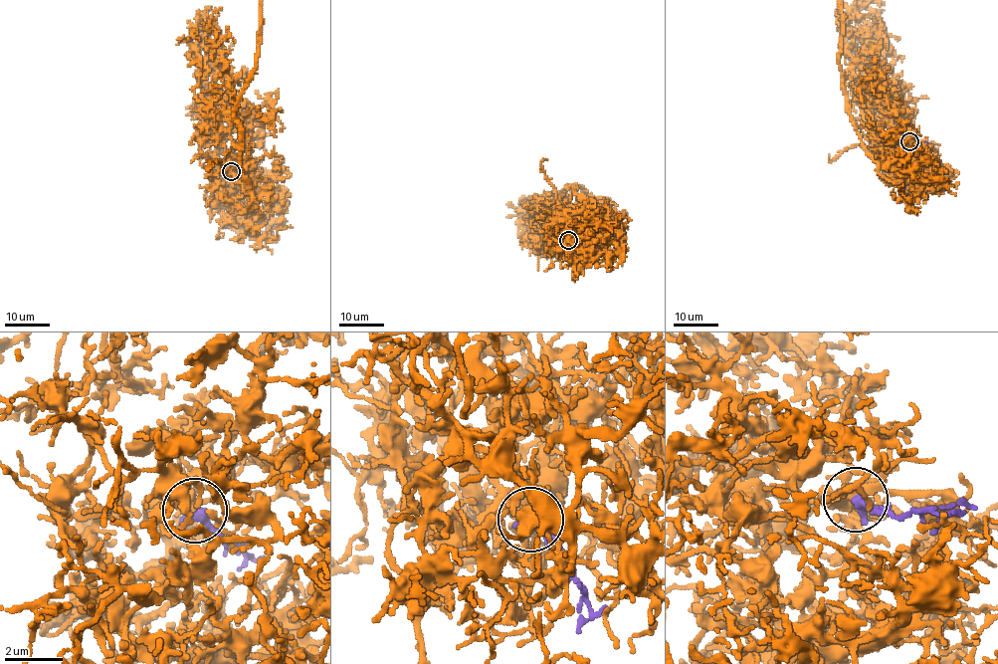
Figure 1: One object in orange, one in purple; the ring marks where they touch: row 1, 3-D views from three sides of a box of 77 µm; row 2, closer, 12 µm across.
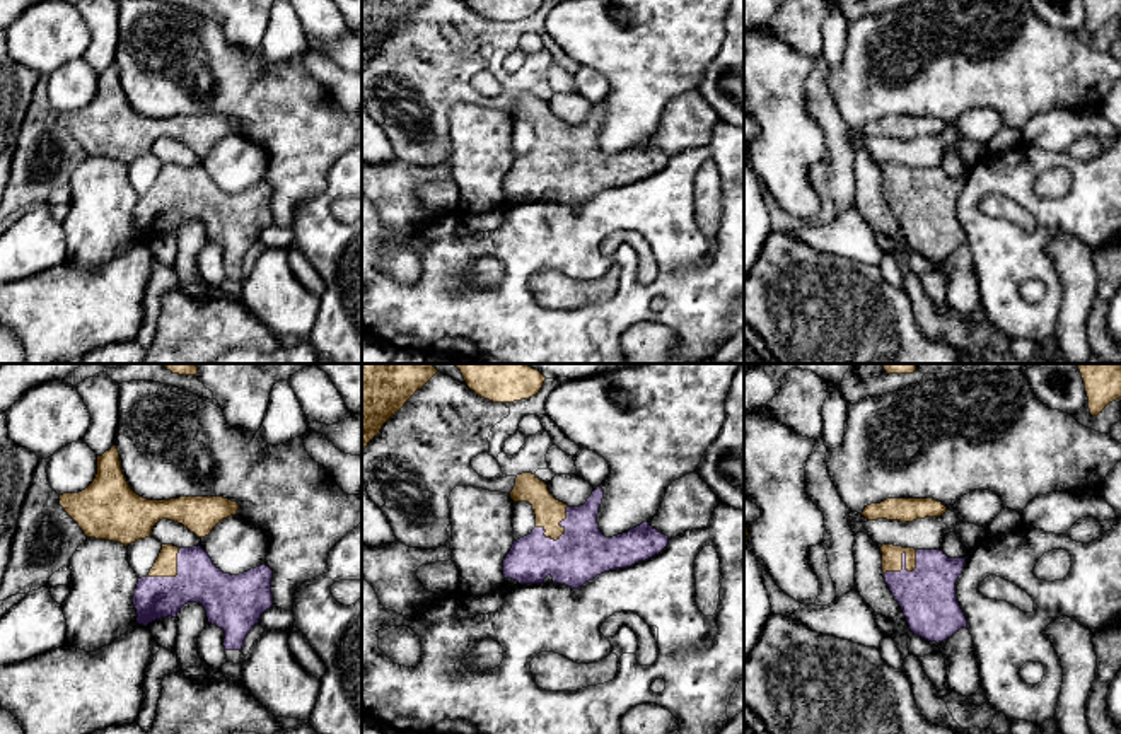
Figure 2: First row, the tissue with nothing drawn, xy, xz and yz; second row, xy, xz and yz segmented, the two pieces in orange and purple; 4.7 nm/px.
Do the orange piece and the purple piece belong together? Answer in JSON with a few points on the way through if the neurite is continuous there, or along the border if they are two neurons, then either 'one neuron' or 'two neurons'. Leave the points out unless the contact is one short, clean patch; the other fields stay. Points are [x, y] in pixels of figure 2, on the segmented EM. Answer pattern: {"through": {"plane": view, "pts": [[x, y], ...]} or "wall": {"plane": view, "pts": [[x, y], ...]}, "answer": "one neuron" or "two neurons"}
{"through": {"plane": "yz", "pts": [[891, 555], [908, 570], [925, 588], [927, 596]]}, "answer": "one neuron"}

